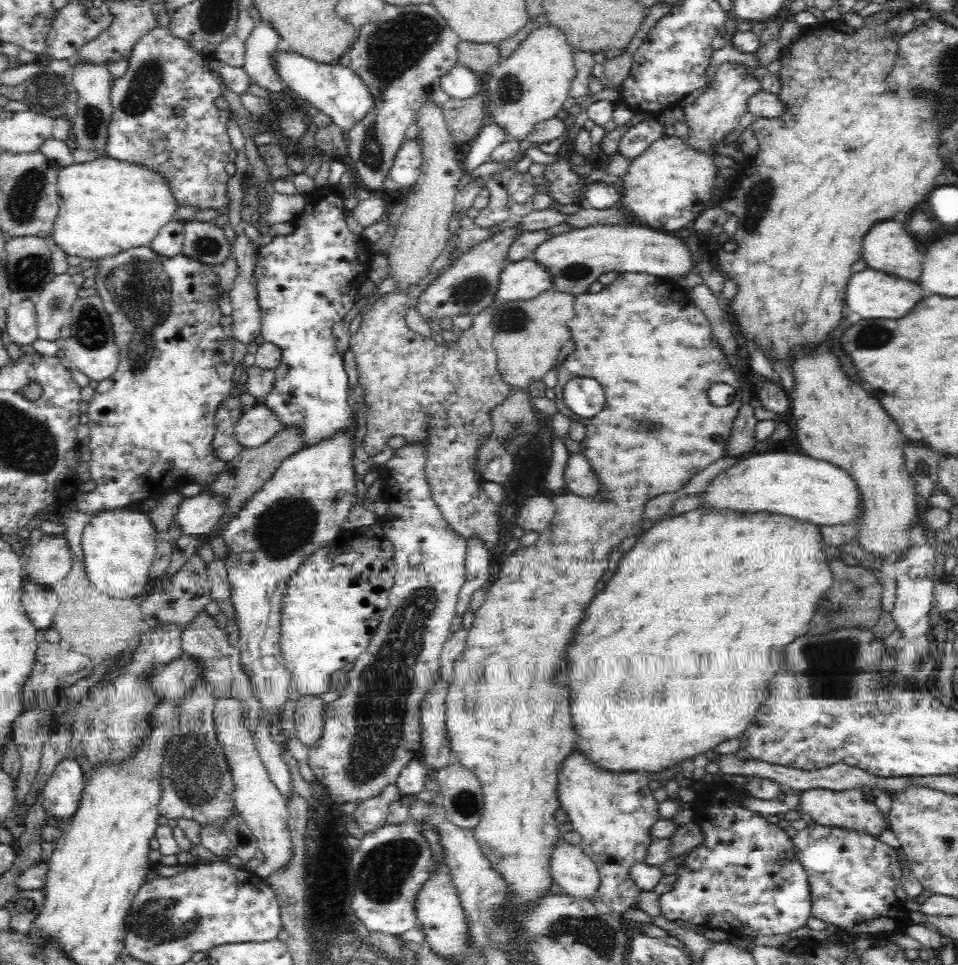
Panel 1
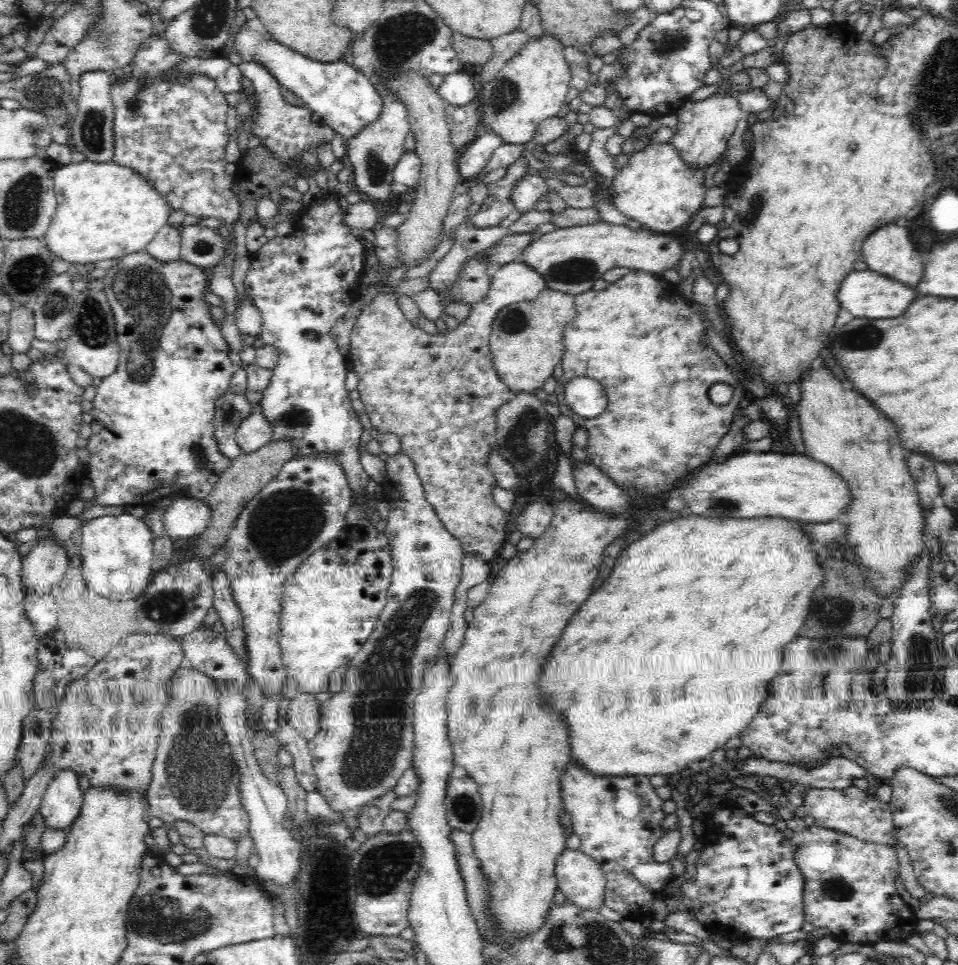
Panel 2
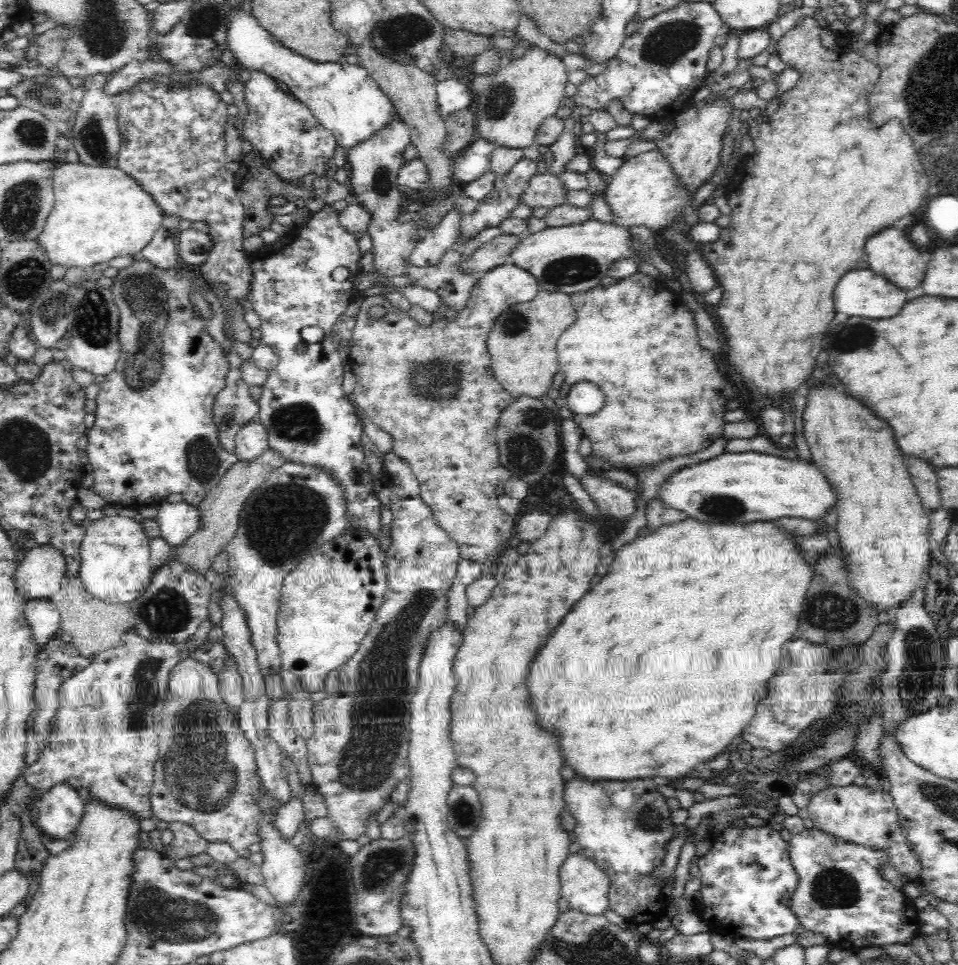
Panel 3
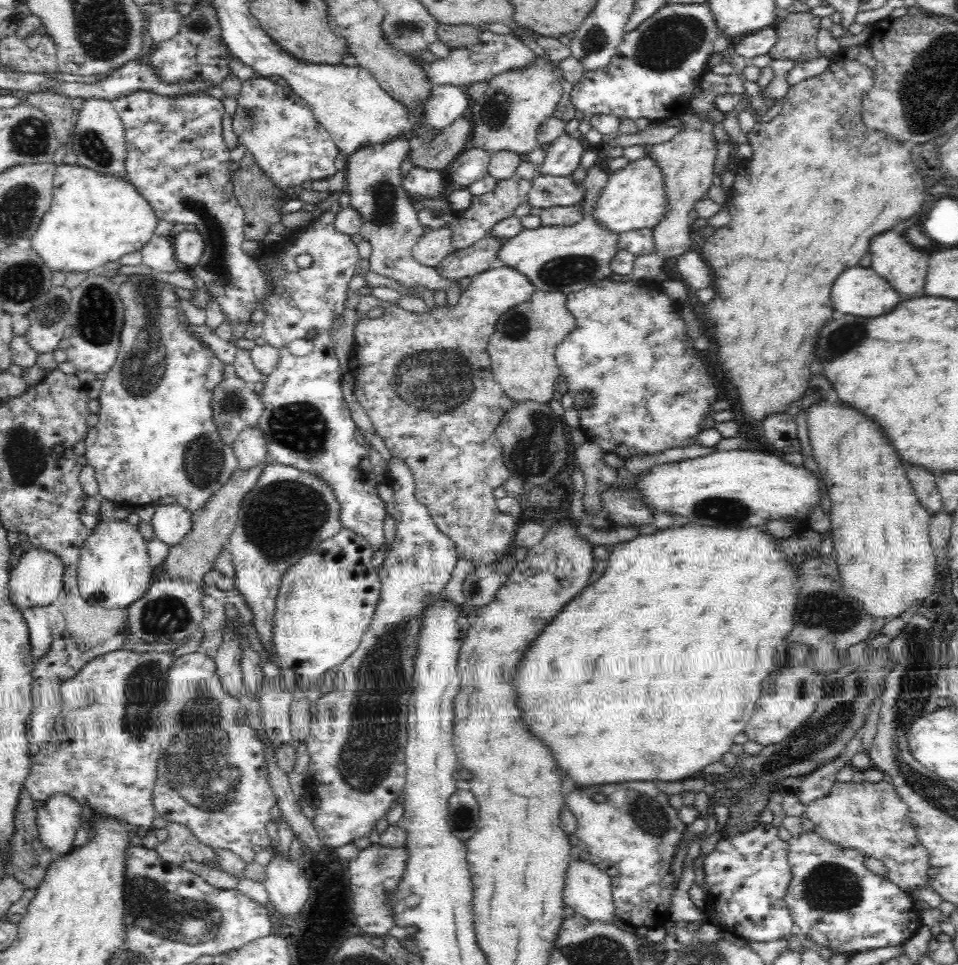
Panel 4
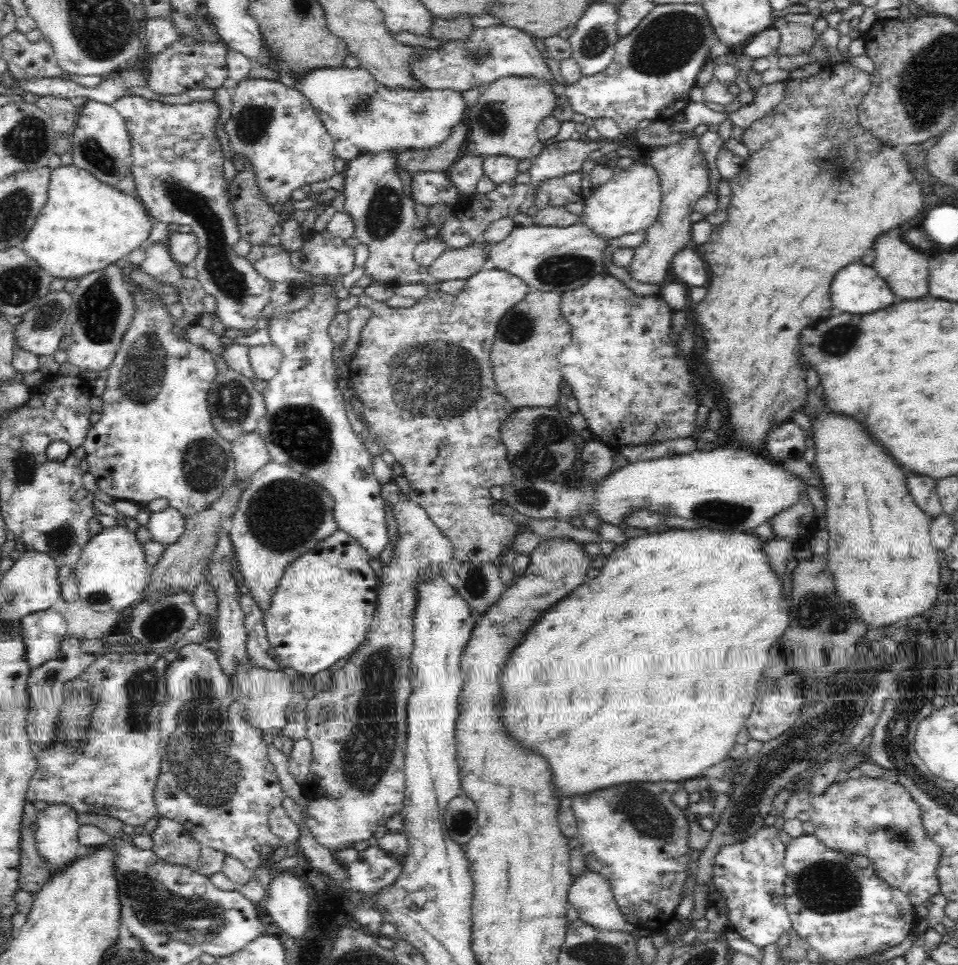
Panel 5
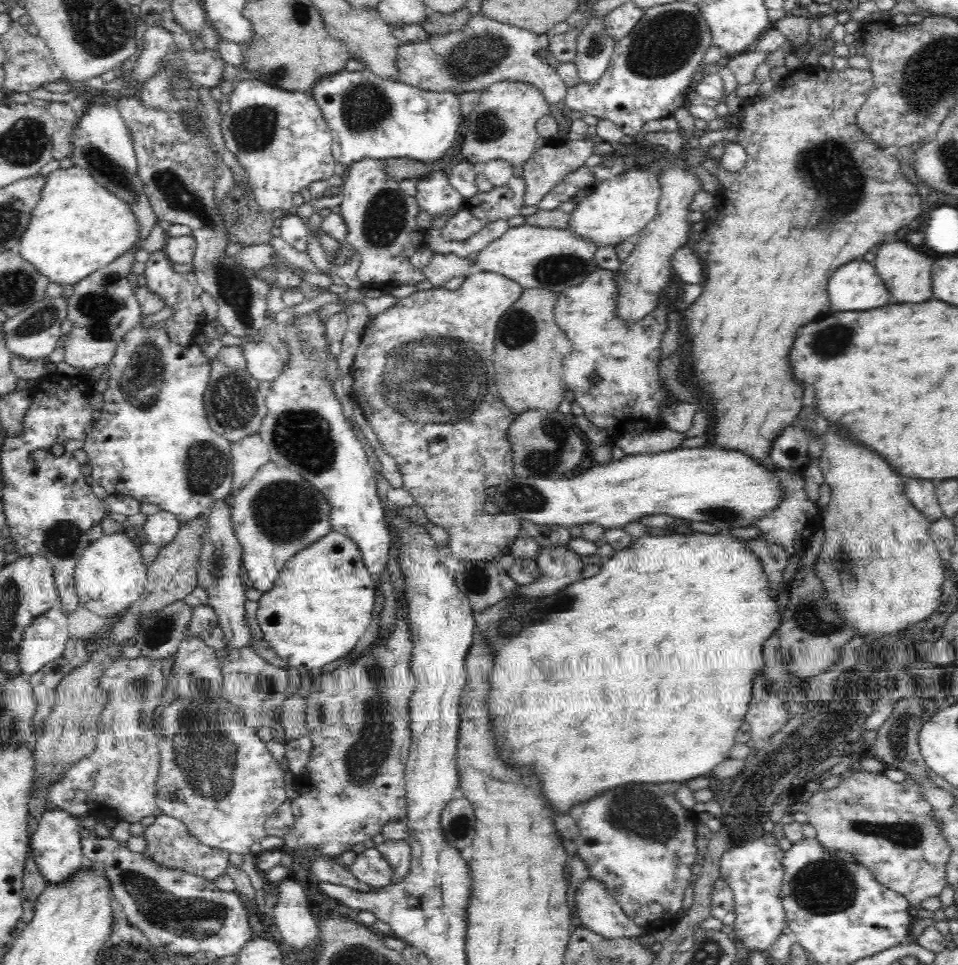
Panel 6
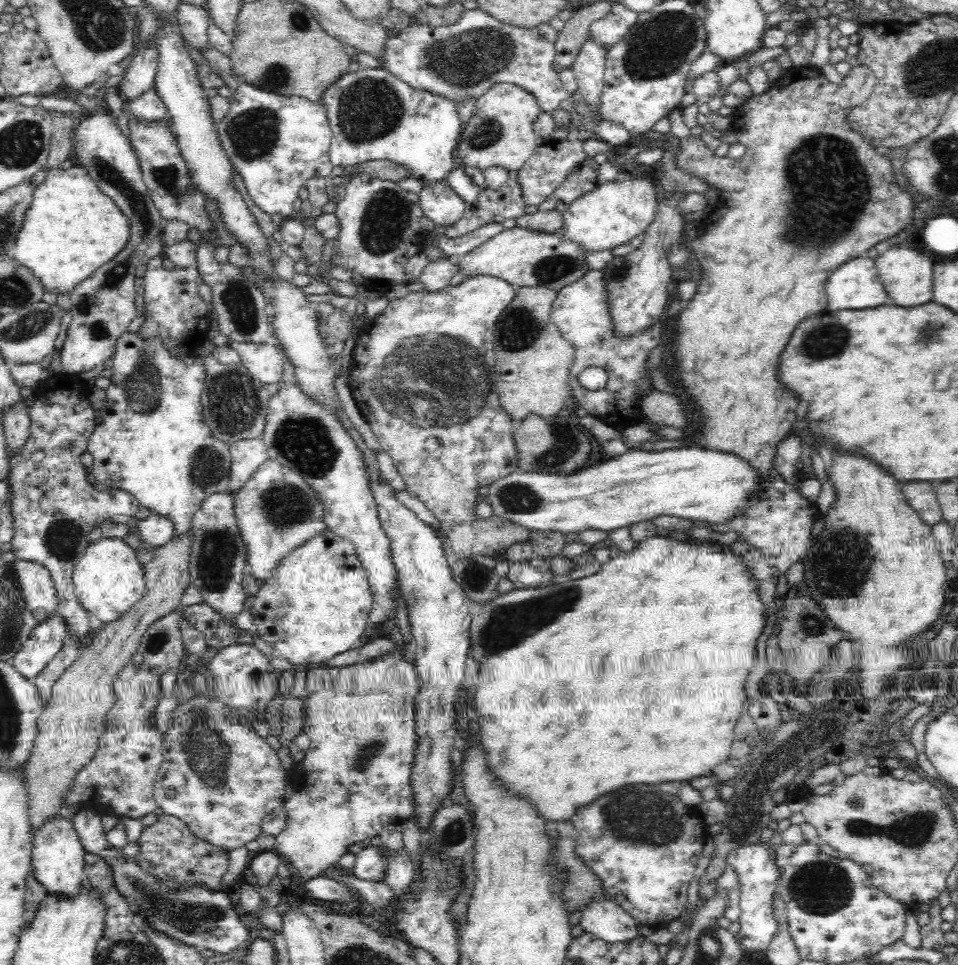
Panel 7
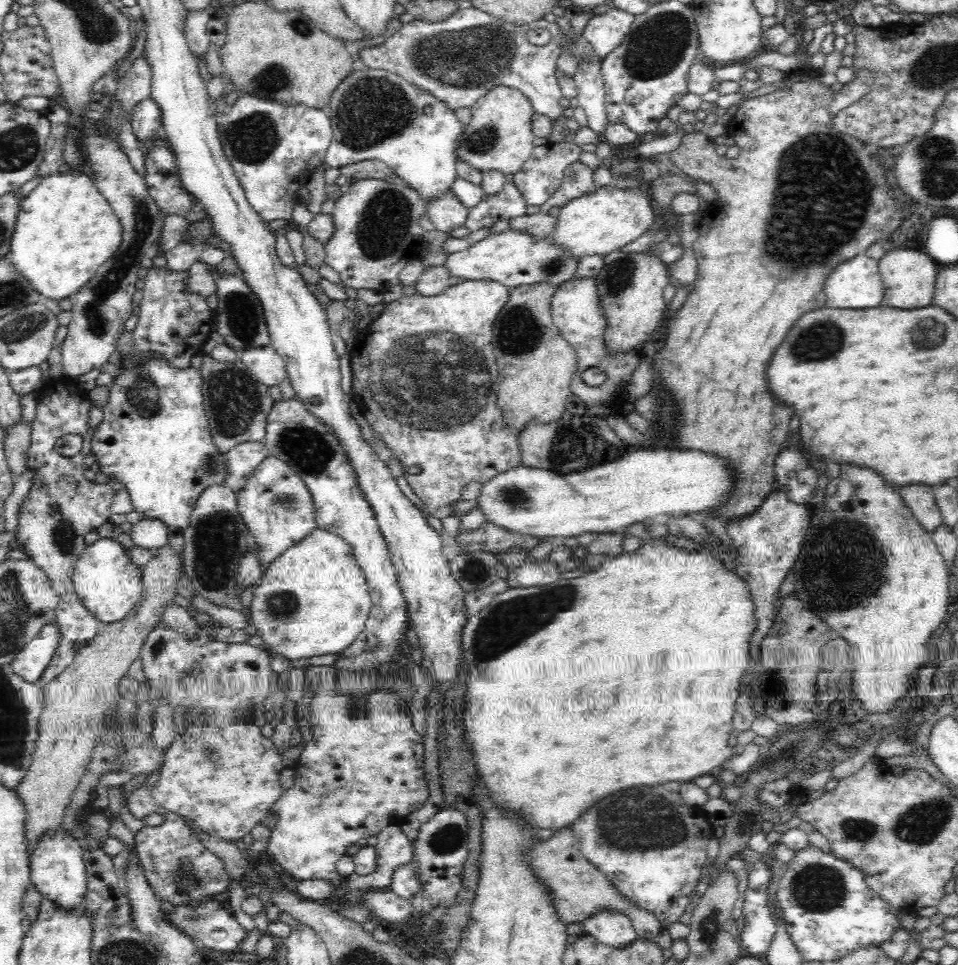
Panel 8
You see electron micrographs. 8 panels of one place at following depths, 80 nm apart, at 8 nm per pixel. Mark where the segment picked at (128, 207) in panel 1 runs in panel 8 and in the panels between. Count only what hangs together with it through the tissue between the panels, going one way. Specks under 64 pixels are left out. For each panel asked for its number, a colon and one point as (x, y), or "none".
2: (104, 211)
3: (99, 213)
4: (92, 220)
5: (84, 226)
6: (76, 227)
7: (70, 229)
8: (64, 224)

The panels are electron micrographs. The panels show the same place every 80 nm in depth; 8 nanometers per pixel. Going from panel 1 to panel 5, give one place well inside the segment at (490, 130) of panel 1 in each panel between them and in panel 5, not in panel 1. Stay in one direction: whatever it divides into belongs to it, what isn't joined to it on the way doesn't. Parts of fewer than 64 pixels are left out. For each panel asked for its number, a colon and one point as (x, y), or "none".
2: (471, 162)
3: (470, 164)
4: (471, 165)
5: (466, 172)

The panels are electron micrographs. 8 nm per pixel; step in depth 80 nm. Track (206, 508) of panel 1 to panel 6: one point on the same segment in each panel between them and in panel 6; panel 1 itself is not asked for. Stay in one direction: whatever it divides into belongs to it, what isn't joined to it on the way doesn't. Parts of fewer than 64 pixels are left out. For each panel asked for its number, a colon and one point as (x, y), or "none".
2: (185, 517)
3: (177, 521)
4: (171, 522)
5: (165, 526)
6: (160, 528)

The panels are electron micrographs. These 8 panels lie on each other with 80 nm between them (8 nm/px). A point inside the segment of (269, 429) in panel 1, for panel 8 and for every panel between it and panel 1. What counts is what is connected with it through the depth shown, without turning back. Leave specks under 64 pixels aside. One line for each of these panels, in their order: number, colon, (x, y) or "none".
2: (253, 433)
3: (251, 442)
4: (250, 448)
5: (250, 452)
6: (249, 454)
7: (246, 456)
8: (241, 462)

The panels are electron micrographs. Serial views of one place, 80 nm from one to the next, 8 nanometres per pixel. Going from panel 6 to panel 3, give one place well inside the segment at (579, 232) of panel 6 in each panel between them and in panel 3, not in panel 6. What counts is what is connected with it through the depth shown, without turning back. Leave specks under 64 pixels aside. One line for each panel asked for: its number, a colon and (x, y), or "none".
3: (643, 191)
4: (633, 198)
5: (629, 202)

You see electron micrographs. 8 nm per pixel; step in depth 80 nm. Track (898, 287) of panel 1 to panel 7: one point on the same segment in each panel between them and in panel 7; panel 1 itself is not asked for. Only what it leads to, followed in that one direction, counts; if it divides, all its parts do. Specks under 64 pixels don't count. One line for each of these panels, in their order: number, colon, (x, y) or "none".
2: (863, 294)
3: (861, 292)
4: (859, 291)
5: (856, 289)
6: (856, 286)
7: (856, 285)

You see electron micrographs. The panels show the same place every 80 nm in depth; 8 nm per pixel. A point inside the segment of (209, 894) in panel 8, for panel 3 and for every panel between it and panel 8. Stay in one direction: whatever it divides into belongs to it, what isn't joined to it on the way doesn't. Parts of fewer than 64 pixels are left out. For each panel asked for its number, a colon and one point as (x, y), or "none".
3: (187, 843)
4: (181, 845)
5: (171, 842)
6: (169, 845)
7: (170, 853)

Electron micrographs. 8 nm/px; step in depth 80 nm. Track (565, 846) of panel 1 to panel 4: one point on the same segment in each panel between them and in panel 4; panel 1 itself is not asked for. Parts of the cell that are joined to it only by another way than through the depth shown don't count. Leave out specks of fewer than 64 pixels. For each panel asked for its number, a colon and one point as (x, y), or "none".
2: (580, 879)
3: (585, 887)
4: (588, 891)

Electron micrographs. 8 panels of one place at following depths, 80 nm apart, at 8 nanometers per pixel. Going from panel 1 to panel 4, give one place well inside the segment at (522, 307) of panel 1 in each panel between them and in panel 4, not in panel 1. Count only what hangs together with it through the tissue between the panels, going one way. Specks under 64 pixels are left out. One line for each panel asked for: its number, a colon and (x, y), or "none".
2: (525, 338)
3: (522, 344)
4: (522, 351)

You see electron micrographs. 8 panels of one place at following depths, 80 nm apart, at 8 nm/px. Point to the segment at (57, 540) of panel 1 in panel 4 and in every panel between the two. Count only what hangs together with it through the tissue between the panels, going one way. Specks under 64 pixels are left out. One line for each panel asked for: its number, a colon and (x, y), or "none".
2: (45, 565)
3: (38, 576)
4: (36, 581)

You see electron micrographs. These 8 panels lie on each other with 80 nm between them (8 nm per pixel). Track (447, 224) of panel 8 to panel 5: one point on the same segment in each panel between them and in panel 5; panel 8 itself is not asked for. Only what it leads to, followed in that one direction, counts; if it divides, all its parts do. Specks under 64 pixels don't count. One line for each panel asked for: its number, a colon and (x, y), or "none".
5: (428, 188)
6: (435, 195)
7: (440, 203)

